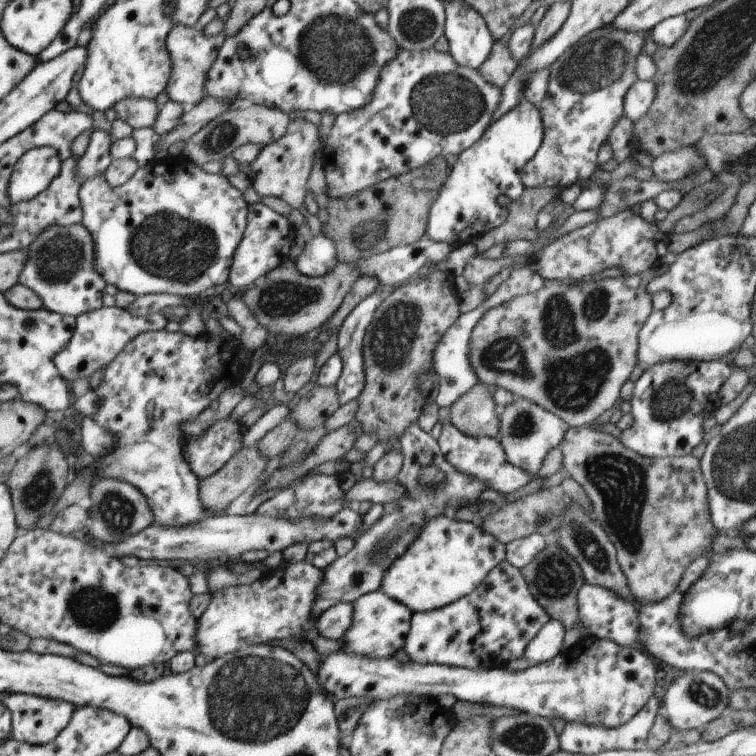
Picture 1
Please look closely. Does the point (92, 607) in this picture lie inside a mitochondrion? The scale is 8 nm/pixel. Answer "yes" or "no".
yes

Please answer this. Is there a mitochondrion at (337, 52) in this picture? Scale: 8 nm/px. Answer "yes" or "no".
yes

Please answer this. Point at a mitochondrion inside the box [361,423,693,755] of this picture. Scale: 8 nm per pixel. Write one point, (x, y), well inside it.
(623, 484)

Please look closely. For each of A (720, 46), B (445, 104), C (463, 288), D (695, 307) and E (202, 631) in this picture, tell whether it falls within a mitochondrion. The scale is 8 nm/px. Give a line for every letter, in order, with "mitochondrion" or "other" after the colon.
A: mitochondrion
B: mitochondrion
C: other
D: other
E: other

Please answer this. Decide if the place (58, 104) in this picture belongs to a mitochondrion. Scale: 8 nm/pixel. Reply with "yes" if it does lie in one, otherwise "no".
no

